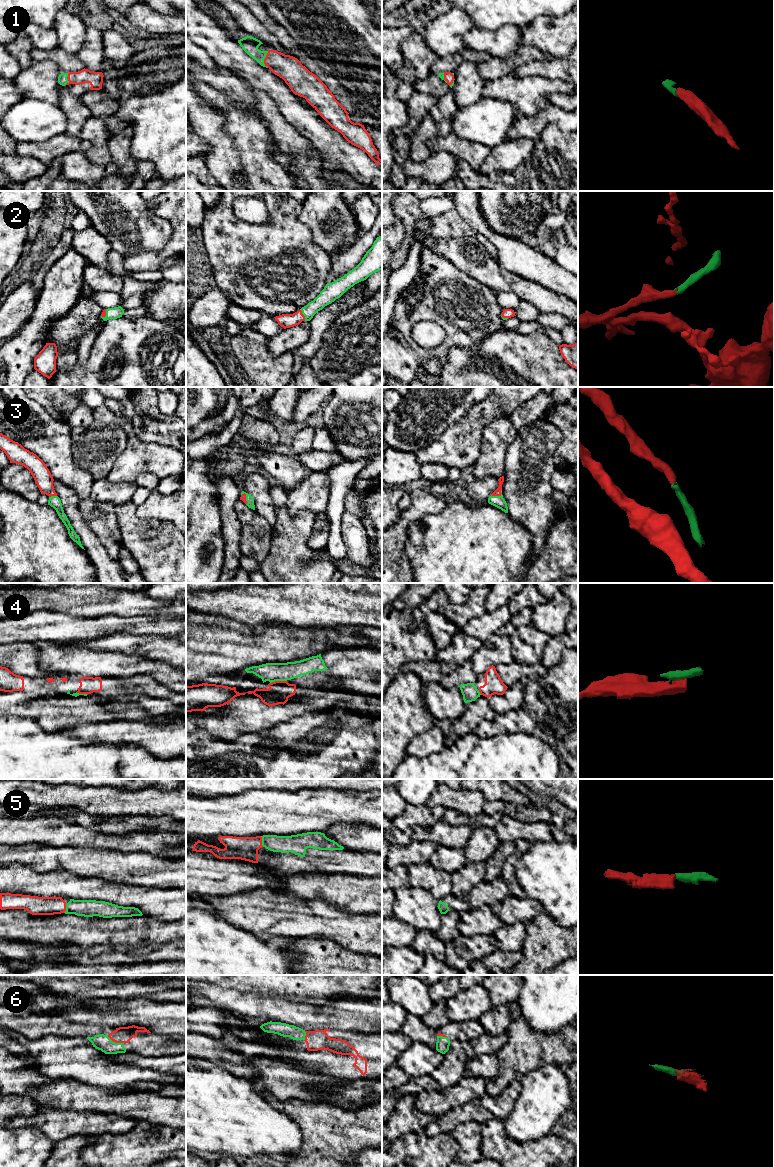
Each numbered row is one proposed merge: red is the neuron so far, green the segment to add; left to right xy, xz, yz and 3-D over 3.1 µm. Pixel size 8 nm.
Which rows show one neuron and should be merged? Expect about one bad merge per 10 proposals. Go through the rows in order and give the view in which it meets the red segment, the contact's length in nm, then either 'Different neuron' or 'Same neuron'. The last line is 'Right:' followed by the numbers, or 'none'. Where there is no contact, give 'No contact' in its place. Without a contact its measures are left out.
1: Touches red in xz. Shared border 140 nm. Same neuron
2: Touches red in xz. Shared border 100 nm. Same neuron
3: Touches red in yz. Shared border 100 nm. Same neuron
4: Touches red in xz. Shared border 140 nm. Same neuron
5: Touches red in xz. Shared border 90 nm. Same neuron
6: Touches red in xy. Shared border 140 nm. Same neuron
Right: 1, 2, 3, 4, 5, 6

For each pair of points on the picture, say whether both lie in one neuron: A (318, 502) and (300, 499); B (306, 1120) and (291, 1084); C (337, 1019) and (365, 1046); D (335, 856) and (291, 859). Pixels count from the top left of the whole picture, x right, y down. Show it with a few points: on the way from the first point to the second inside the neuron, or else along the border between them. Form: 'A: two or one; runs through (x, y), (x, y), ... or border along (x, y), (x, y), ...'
A: one; runs through (314, 501), (304, 499)
B: two; border along (274, 1095), (280, 1099), (300, 1098), (320, 1102)
C: two; border along (327, 1028), (353, 1032)
D: one; runs through (324, 856), (302, 856)

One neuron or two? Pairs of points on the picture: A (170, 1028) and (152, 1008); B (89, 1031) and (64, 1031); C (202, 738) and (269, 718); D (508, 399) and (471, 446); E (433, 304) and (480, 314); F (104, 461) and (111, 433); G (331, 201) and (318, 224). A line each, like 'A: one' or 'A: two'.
A: one
B: one
C: two
D: one
E: one
F: one
G: one

